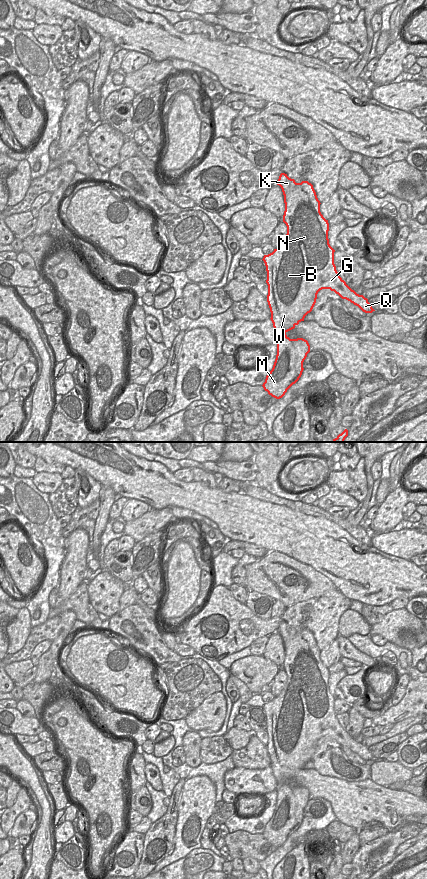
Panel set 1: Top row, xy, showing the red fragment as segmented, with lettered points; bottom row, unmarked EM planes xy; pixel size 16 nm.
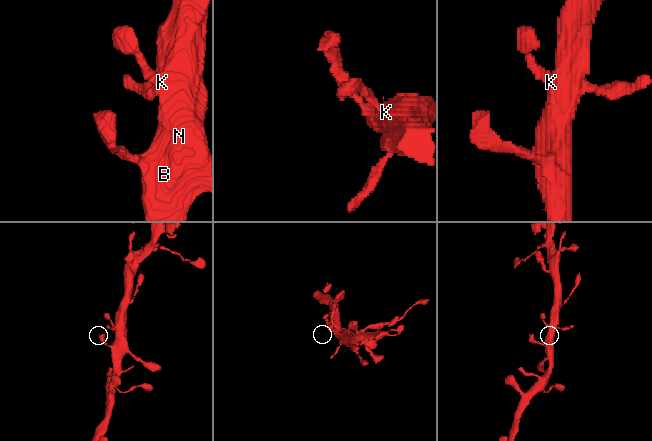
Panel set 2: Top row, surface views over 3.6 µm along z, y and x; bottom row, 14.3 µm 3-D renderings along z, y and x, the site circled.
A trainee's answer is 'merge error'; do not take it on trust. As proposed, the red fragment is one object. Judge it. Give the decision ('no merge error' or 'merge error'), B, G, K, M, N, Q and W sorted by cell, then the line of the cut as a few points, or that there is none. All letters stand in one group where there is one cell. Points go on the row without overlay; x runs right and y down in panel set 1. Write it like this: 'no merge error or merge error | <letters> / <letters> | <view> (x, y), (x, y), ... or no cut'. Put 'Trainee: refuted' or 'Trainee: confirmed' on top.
Trainee: refuted
no merge error | B G K M N Q W | no cut

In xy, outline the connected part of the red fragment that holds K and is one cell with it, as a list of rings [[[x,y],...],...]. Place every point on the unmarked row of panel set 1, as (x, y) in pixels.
[[[281,621],[276,631],[282,637],[284,643],[285,659],[283,670],[287,674],[287,682],[281,693],[274,697],[268,703],[264,703],[263,709],[266,714],[268,733],[267,750],[271,760],[271,769],[278,783],[277,786],[277,803],[272,818],[266,824],[263,836],[269,843],[276,847],[282,846],[287,838],[295,832],[302,823],[304,818],[303,810],[310,800],[310,793],[303,786],[290,787],[286,781],[295,776],[301,769],[304,769],[305,764],[310,761],[316,751],[317,742],[322,737],[330,737],[338,742],[342,747],[346,747],[358,754],[365,761],[375,759],[368,747],[363,743],[357,742],[352,738],[346,730],[339,724],[334,712],[335,698],[330,694],[328,687],[329,671],[320,660],[320,649],[317,646],[313,633],[308,629],[296,631],[285,621]]]

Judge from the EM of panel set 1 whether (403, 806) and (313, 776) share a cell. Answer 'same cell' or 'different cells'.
same cell

